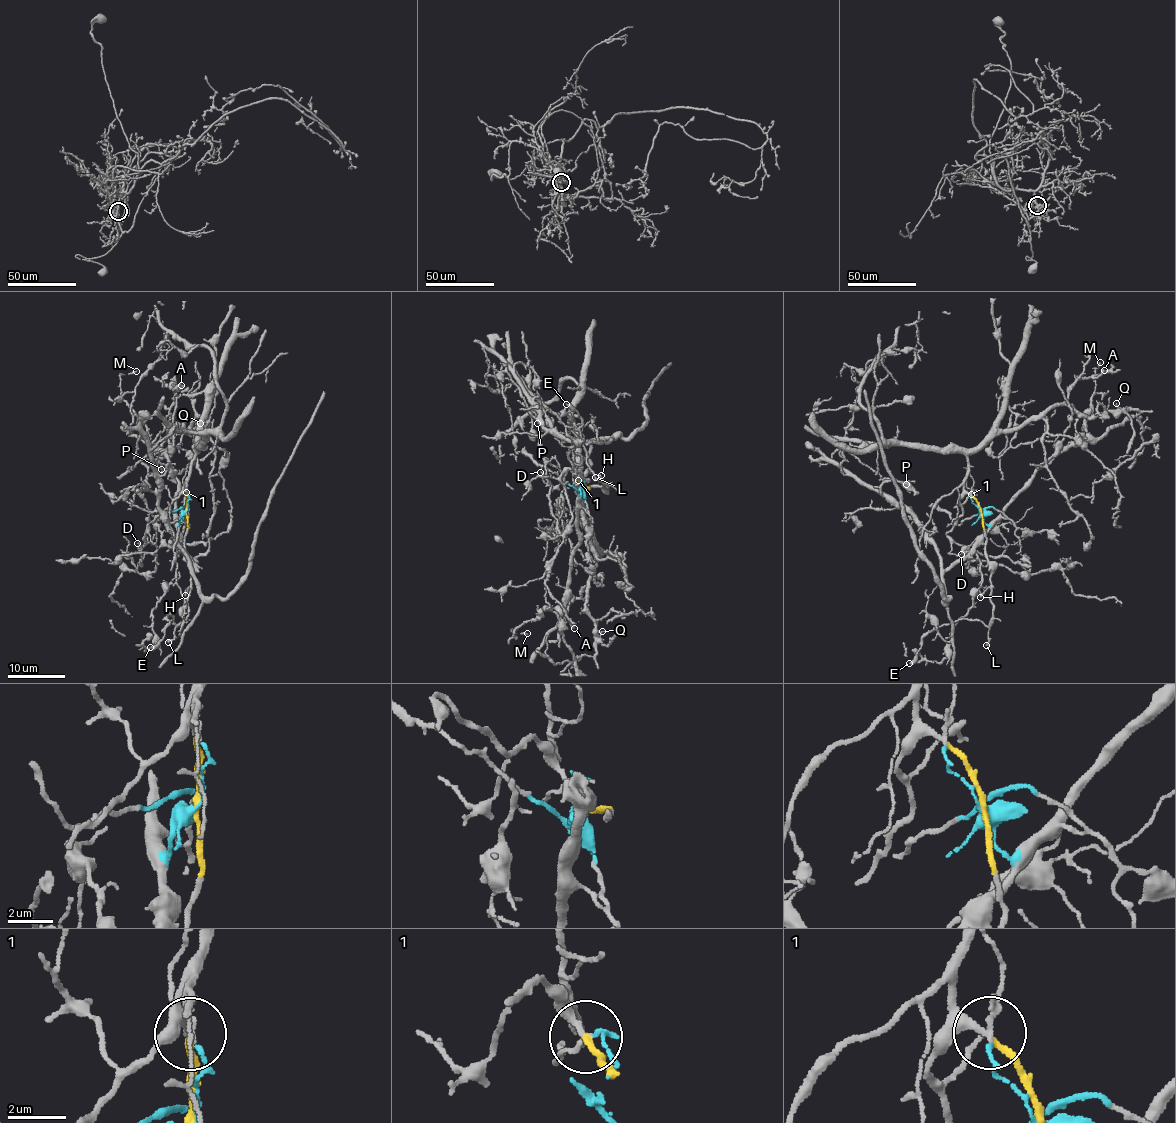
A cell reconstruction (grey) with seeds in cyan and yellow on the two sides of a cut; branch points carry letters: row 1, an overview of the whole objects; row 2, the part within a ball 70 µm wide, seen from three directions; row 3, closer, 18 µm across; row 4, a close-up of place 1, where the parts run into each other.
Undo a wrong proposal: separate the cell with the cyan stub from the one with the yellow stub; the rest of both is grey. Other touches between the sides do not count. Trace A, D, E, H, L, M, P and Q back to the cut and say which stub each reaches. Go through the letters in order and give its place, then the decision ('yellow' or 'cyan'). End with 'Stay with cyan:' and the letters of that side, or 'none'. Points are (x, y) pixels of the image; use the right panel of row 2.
A: at (1104, 370); yellow
D: at (961, 554); cyan
E: at (909, 663); yellow
H: at (980, 597); yellow
L: at (986, 645); yellow
M: at (1100, 362); cyan
P: at (906, 484); cyan
Q: at (1116, 403); yellow
Stay with cyan: D, M, P

